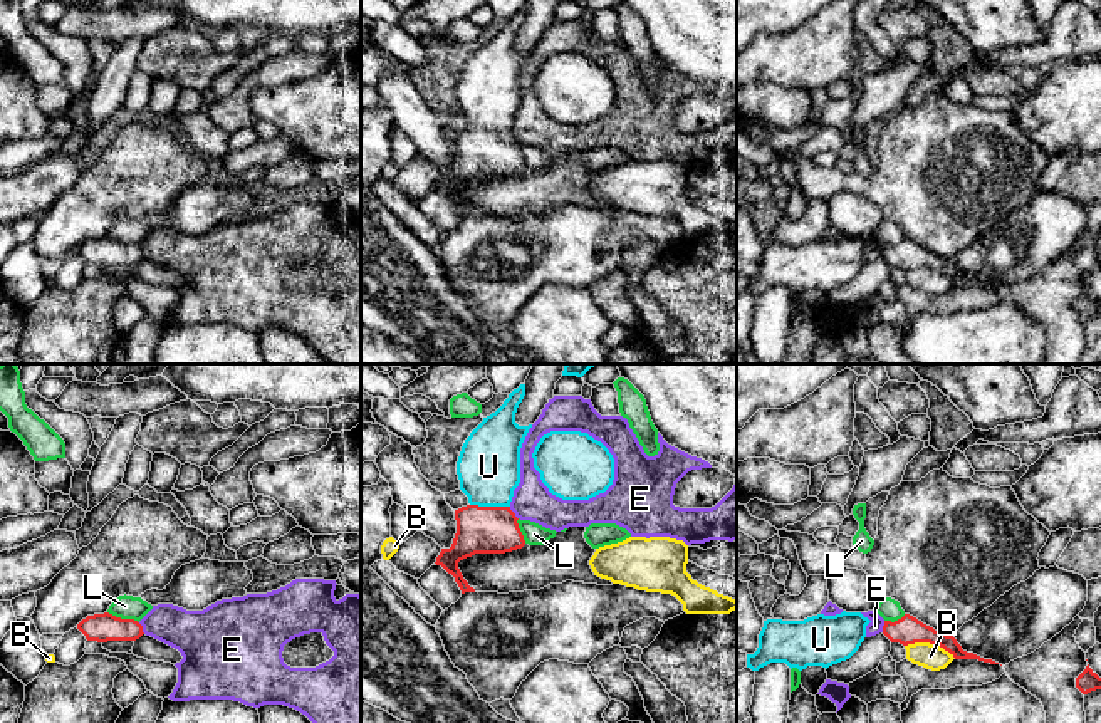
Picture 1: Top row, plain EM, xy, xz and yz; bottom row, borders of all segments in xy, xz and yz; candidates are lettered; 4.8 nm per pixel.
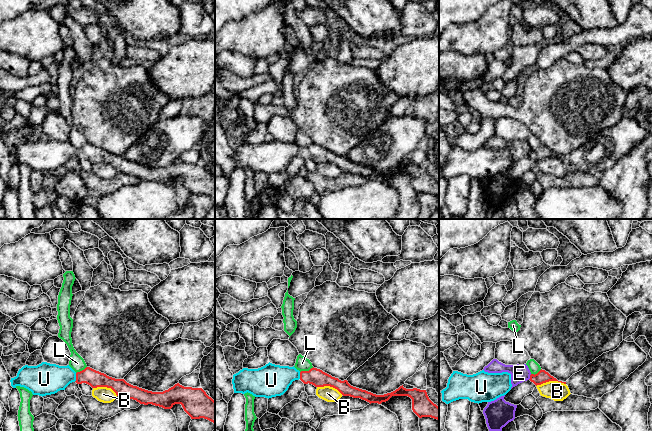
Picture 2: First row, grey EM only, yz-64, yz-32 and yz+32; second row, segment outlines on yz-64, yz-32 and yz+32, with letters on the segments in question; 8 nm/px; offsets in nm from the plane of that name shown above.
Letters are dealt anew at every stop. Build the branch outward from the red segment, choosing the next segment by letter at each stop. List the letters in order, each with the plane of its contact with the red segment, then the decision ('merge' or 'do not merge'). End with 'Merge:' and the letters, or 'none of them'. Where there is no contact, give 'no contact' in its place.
B: yz | do not merge
E: xz | do not merge
L: xy | do not merge
U: xz | merge
Merge: U

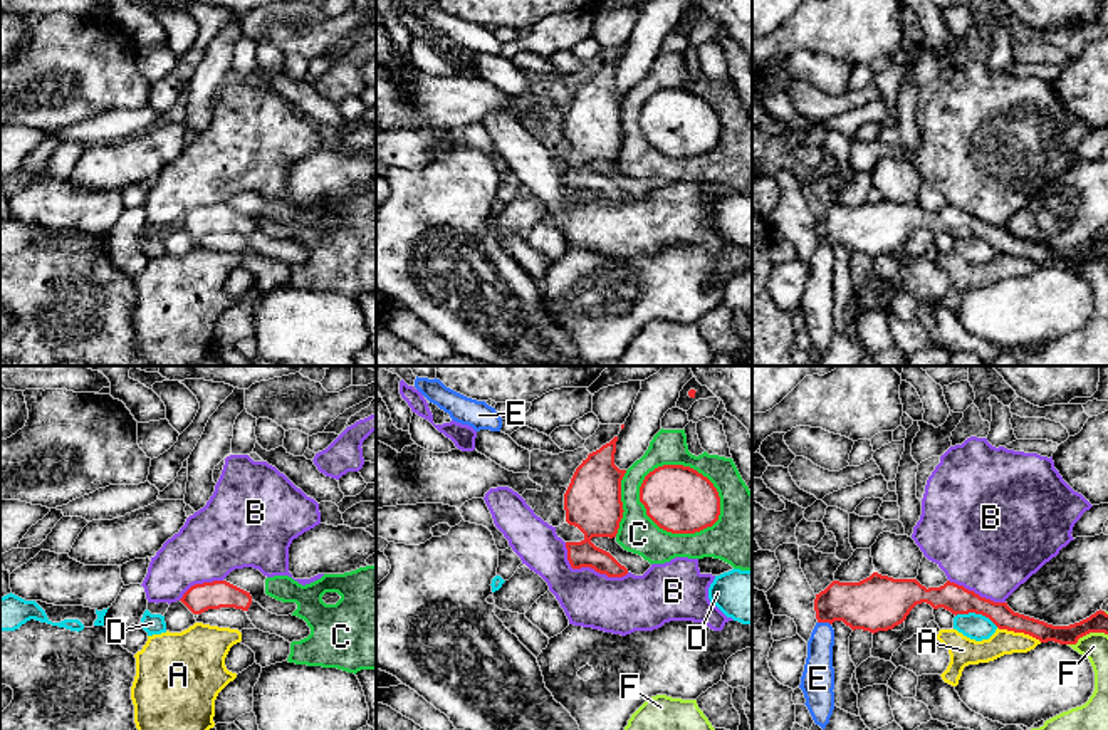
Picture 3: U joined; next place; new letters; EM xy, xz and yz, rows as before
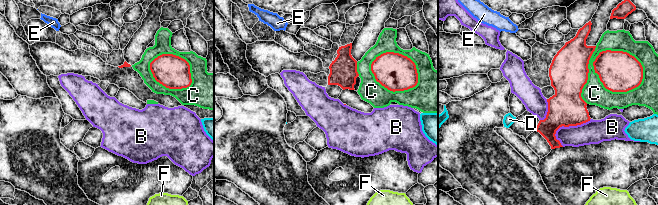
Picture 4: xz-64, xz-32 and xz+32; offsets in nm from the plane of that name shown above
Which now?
A: yz | do not merge
B: xz | do not merge
C: xz | do not merge
D: yz | do not merge
E: yz | do not merge
F: yz | do not merge
Merge: none of them

